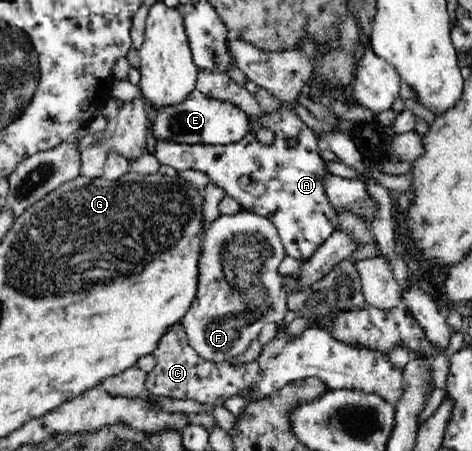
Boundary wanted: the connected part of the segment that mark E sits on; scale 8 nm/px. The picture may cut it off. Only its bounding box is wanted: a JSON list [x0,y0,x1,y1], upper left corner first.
[148,89,249,145]

